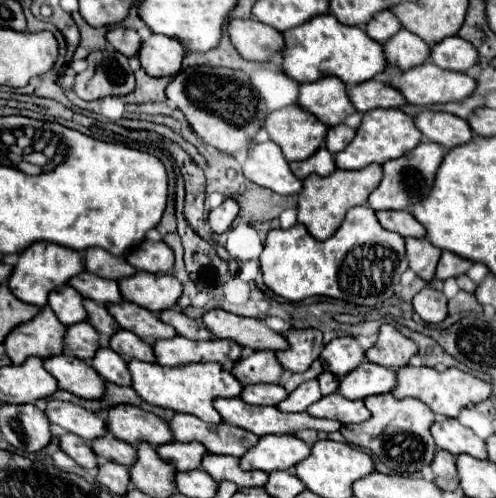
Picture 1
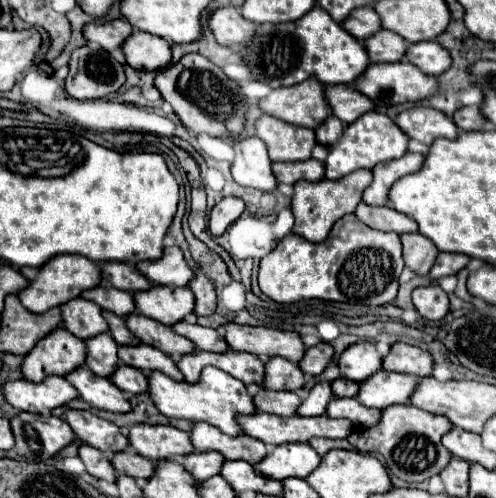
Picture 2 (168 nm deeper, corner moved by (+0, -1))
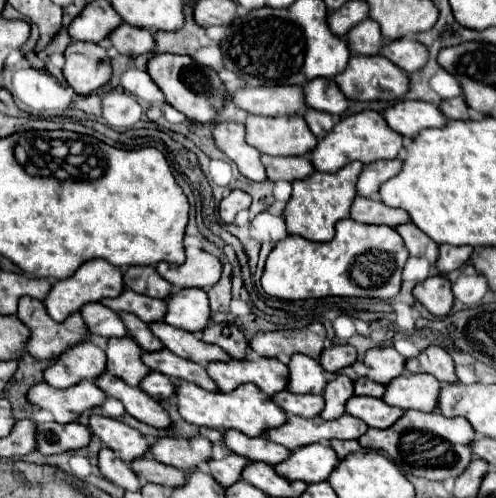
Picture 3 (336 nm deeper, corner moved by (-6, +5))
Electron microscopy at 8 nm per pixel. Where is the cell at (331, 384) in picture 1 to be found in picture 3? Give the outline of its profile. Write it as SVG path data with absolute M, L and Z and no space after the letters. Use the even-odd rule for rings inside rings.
M360 378L360 380L354 382L354 392L356 392L358 396L374 396L374 398L382 398L384 392L386 392L386 388L384 388L382 384L370 380L370 378Z

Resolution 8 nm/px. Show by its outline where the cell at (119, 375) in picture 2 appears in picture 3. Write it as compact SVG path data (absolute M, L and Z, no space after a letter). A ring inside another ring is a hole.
M150 372L150 376L146 376L142 382L140 382L140 388L150 394L152 398L156 400L168 400L176 394L176 386L178 382L172 380L172 378L166 378L164 374L158 374L158 372Z

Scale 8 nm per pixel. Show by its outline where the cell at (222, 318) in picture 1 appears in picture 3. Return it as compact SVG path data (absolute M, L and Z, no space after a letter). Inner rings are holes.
M314 322L300 330L260 332L250 340L250 348L264 358L276 358L278 354L306 354L318 360L324 350L324 340L326 328L320 322Z

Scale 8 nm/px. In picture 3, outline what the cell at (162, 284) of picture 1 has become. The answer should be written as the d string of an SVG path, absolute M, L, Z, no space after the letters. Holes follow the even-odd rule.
M184 288L174 294L168 302L164 322L186 332L202 332L210 322L208 294L200 288Z

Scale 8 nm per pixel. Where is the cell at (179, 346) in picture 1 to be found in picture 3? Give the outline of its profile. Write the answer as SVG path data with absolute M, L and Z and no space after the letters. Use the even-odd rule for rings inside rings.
M276 358L210 362L206 366L210 378L222 392L232 392L240 384L256 384L264 394L274 396L288 386L288 366Z

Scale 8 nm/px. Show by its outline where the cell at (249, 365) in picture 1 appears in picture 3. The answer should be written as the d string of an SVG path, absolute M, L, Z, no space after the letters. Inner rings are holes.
M294 354L290 358L290 378L288 378L288 390L296 394L322 394L328 378L324 368L318 360L302 354Z

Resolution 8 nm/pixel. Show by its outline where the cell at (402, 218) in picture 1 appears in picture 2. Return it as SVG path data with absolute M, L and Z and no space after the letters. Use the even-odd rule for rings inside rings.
M360 202L354 214L370 228L376 228L382 232L396 232L396 234L418 232L416 222L412 218L408 218L402 212L396 212L394 208L388 208L388 206L368 206L368 204Z

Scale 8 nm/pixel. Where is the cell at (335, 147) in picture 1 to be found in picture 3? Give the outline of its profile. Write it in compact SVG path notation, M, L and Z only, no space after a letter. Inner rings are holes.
M306 110L304 112L304 120L306 120L308 128L312 130L312 134L318 140L322 140L332 130L332 126L334 126L332 116L326 114L326 112L318 112L318 110Z

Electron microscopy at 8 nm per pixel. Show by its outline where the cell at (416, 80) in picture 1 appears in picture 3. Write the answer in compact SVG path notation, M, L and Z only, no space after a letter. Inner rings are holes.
M350 56L350 62L338 78L338 88L348 100L384 100L394 102L404 98L408 78L392 62L382 56Z

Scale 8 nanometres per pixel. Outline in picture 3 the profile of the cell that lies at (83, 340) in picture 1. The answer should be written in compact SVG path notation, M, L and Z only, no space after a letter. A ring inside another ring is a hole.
M110 338L106 356L108 372L122 378L130 386L138 386L144 376L150 374L150 368L142 362L142 348L130 338Z

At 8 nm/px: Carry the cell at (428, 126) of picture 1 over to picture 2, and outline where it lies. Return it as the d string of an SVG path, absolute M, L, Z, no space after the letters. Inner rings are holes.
M408 108L398 114L396 124L410 136L409 152L427 154L436 138L458 138L454 120L434 108Z

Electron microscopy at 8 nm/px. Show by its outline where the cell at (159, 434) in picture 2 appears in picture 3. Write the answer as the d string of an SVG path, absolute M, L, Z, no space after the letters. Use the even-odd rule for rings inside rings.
M168 436L160 438L150 452L158 462L166 466L174 466L184 472L194 472L202 462L208 462L212 458L212 442L200 436L190 440L180 436Z

